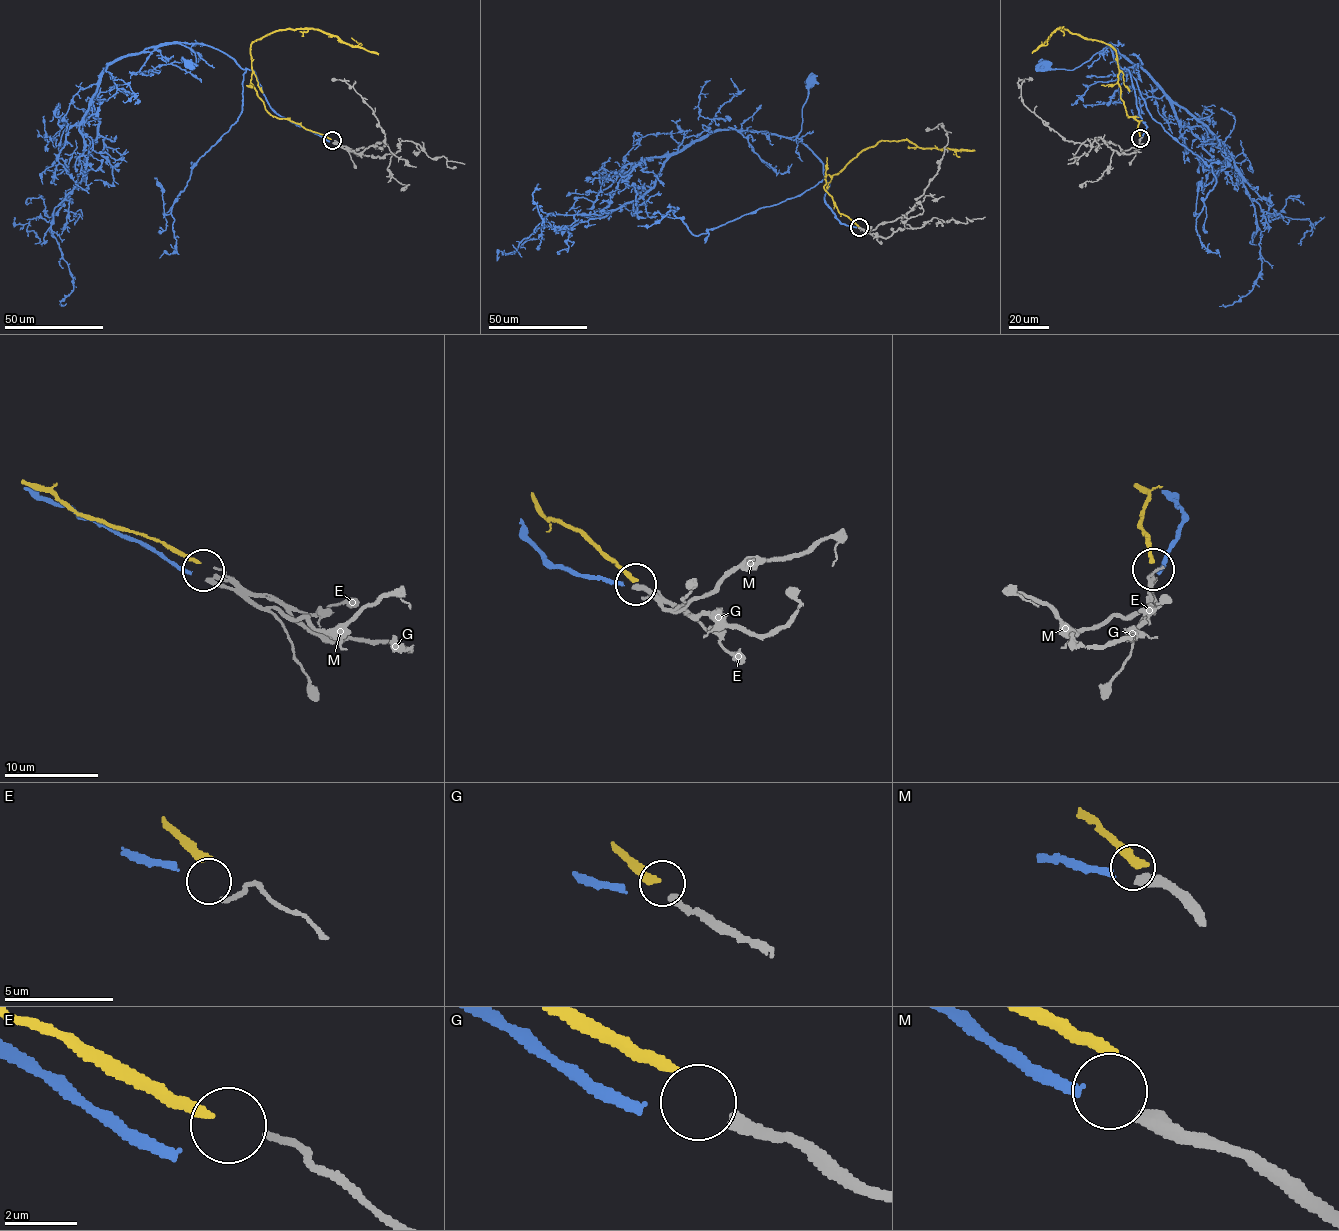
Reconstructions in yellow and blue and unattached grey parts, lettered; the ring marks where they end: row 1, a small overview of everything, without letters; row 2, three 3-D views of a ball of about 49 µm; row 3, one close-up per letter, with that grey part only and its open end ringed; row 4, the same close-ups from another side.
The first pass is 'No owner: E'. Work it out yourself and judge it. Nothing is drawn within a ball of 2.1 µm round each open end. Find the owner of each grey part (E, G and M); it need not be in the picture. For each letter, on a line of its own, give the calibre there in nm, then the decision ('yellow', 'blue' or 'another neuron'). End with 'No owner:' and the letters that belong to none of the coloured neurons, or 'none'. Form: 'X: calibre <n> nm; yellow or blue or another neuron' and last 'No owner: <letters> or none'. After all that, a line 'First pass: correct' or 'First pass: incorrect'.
E: calibre 170 nm; another neuron
G: calibre 380 nm; yellow
M: calibre 440 nm; blue
No owner: E
First pass: correct

